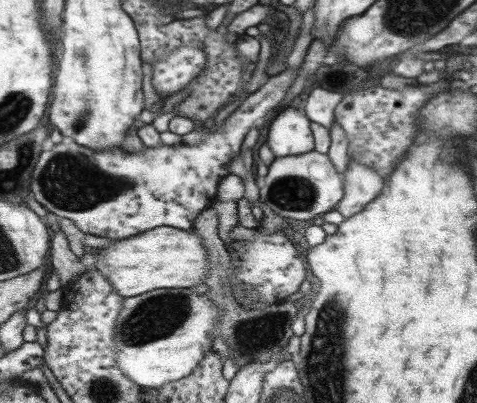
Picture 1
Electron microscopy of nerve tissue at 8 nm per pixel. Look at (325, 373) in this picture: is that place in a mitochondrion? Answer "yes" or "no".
yes

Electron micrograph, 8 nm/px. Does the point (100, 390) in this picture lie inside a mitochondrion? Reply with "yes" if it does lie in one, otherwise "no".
yes

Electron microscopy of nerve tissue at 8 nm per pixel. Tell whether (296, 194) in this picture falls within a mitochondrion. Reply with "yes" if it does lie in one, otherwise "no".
yes

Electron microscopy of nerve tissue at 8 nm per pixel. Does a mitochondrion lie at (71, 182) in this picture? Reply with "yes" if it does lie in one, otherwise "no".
yes

